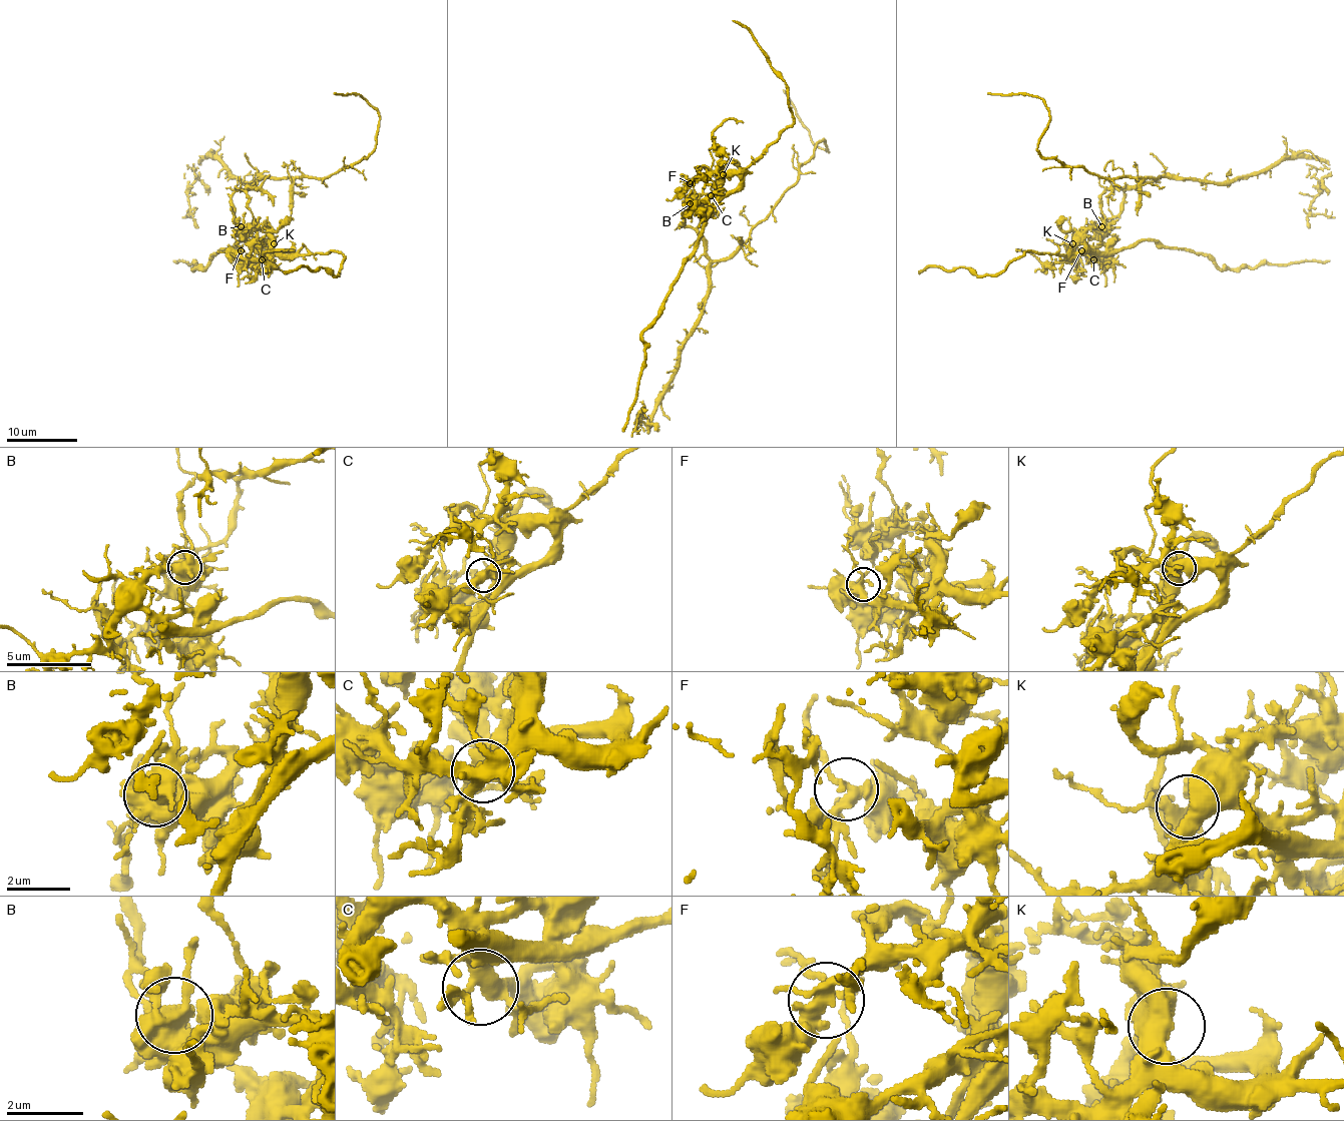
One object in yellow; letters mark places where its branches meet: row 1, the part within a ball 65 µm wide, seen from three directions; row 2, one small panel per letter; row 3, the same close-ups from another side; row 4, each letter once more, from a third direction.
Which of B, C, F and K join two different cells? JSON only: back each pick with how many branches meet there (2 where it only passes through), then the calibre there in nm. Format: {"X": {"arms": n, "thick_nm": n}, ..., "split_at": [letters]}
{"B": {"arms": 5, "thick_nm": 600}, "split_at": ["B"]}

